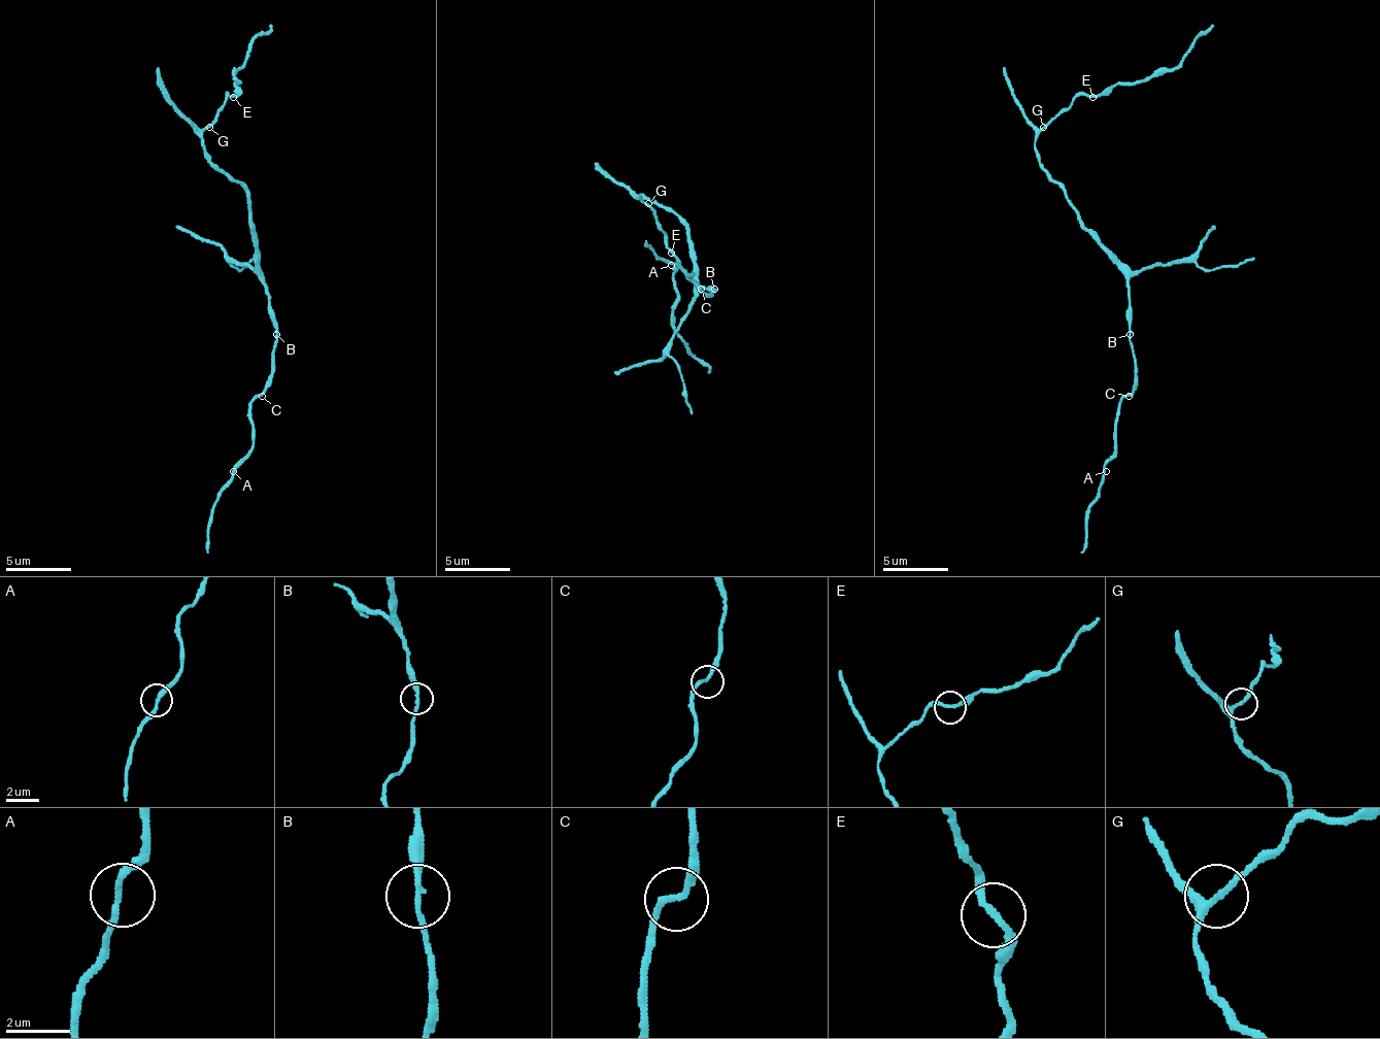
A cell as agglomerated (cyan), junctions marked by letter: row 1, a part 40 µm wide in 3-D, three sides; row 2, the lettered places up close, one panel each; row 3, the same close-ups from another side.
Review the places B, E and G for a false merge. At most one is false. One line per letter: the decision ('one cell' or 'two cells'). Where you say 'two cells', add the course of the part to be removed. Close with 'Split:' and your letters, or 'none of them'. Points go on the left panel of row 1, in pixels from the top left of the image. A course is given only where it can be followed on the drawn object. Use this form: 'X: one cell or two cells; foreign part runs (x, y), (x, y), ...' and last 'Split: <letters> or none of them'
B: one cell
E: one cell
G: one cell
Split: none of them

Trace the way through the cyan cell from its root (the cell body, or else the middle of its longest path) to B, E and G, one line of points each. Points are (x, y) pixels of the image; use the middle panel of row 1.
B: (694, 248), (694, 275), (704, 289), (713, 289)
E: (694, 248), (687, 229), (671, 212), (641, 193), (641, 200), (654, 212), (654, 223), (671, 253)
G: (694, 248), (687, 229), (671, 212), (641, 193), (641, 200), (648, 203)

